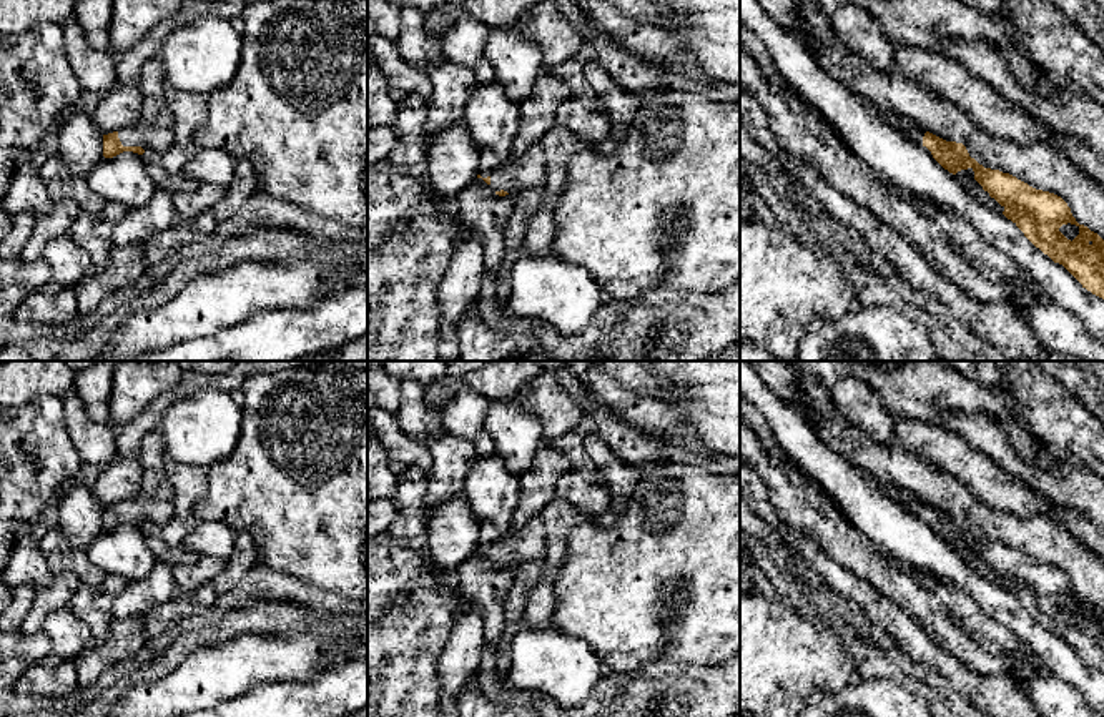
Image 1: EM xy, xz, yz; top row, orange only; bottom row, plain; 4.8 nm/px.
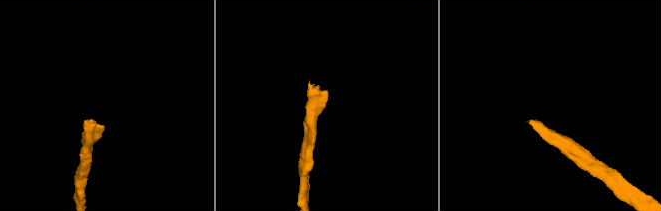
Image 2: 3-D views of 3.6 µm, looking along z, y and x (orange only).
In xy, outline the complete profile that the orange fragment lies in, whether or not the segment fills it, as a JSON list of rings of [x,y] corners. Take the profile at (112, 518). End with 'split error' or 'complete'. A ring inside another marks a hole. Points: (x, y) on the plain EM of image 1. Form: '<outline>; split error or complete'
[[[140,492],[131,499],[103,507],[103,529],[113,531],[123,524],[143,527],[146,522],[163,529],[175,514],[173,501],[161,501]]]; split error

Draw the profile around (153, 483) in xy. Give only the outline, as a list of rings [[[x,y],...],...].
[[[155,429],[143,438],[138,457],[143,464],[140,491],[153,499],[173,501],[175,489],[165,472],[166,452],[160,429]]]

